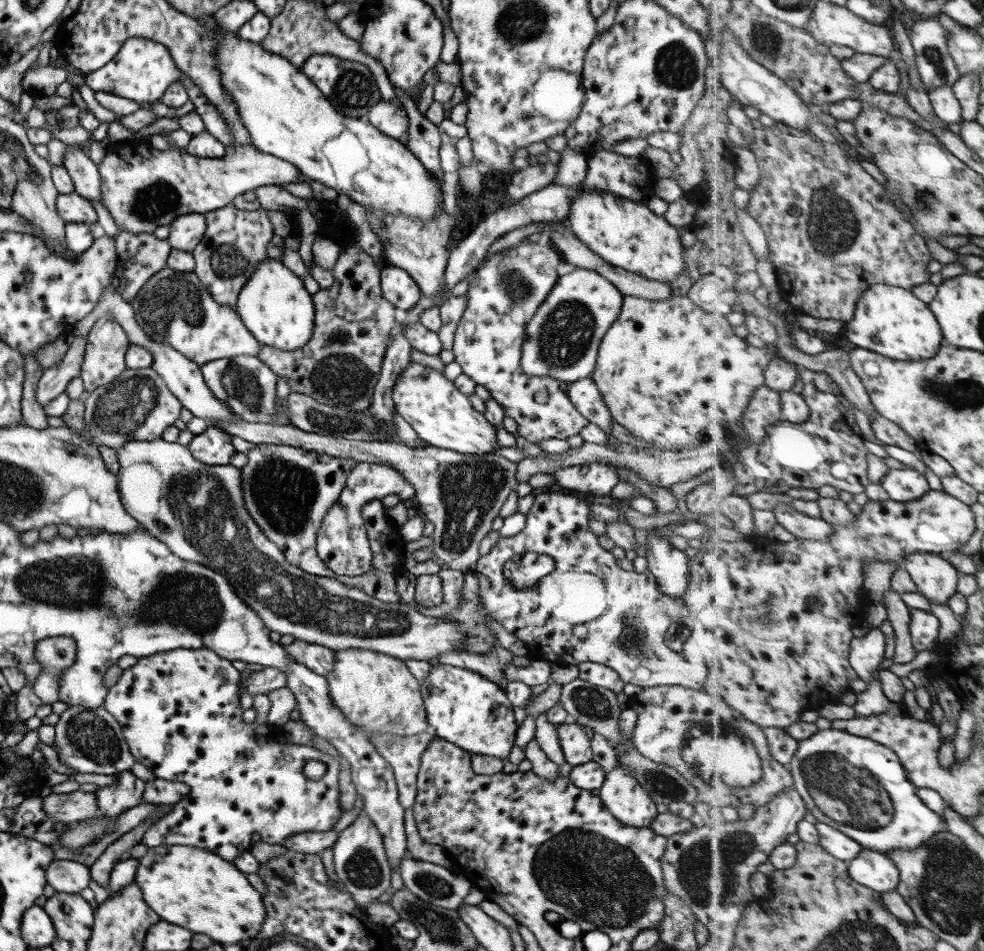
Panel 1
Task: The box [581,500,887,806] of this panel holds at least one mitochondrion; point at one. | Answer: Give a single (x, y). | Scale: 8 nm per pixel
(629, 636)

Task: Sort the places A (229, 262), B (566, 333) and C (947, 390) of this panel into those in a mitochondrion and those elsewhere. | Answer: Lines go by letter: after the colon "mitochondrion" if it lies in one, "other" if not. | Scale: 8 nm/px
A: mitochondrion
B: mitochondrion
C: mitochondrion

